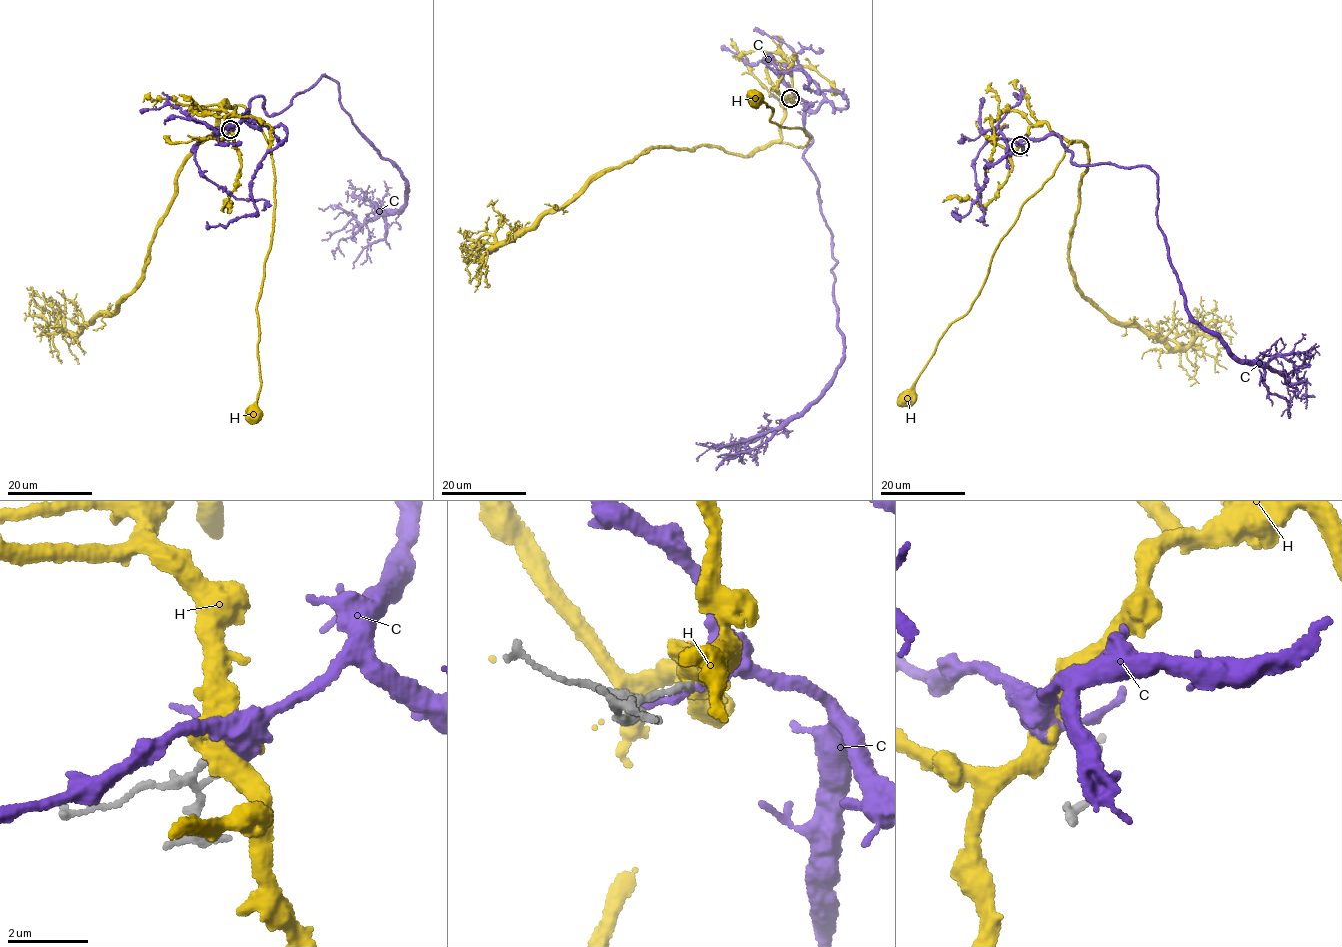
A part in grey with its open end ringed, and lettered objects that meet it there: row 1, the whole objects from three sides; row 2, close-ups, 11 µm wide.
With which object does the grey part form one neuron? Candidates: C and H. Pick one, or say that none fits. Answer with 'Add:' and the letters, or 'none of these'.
Add: none of these

